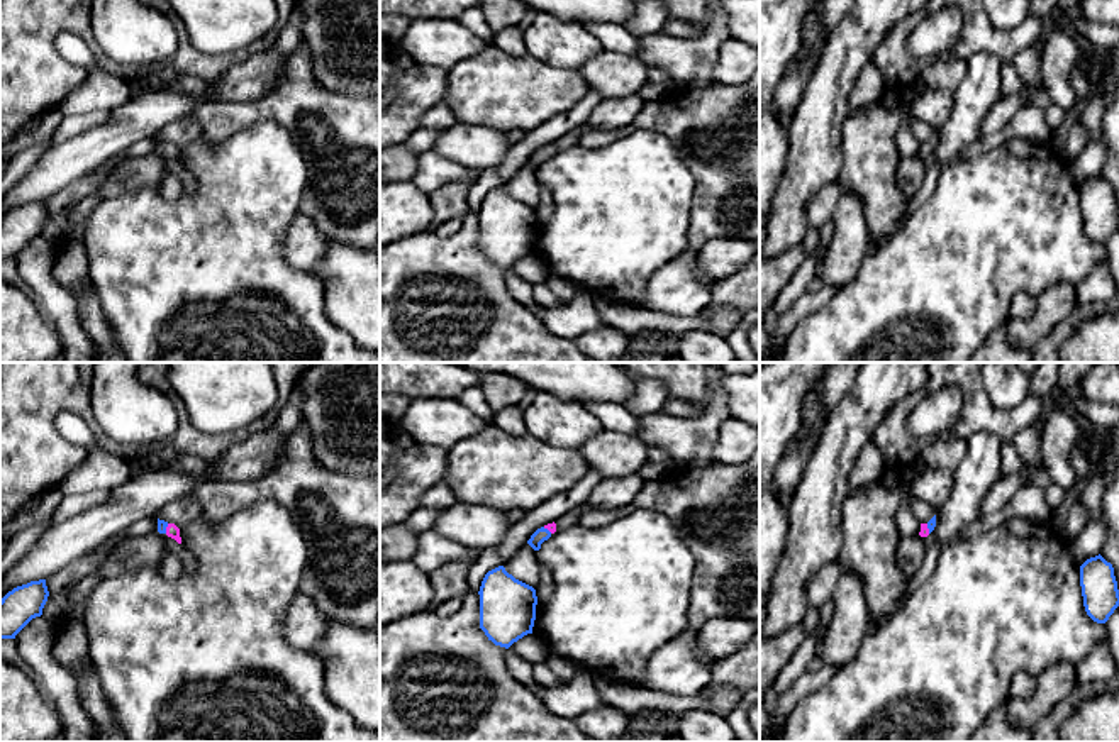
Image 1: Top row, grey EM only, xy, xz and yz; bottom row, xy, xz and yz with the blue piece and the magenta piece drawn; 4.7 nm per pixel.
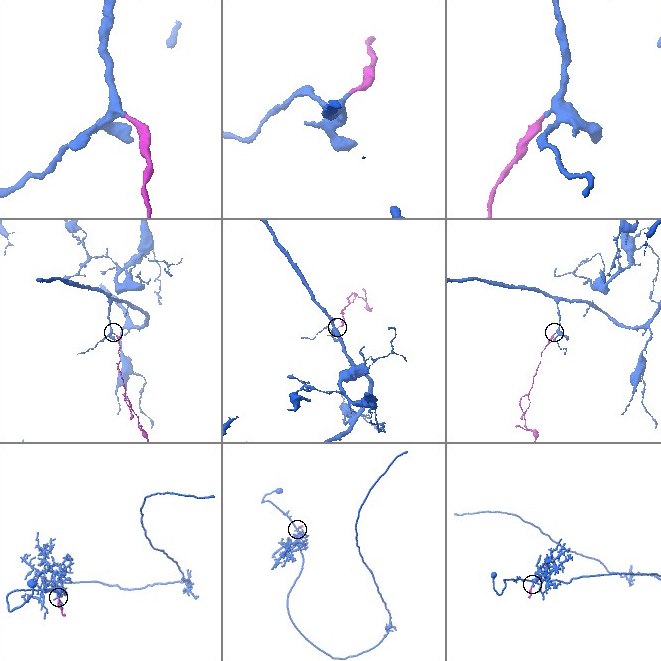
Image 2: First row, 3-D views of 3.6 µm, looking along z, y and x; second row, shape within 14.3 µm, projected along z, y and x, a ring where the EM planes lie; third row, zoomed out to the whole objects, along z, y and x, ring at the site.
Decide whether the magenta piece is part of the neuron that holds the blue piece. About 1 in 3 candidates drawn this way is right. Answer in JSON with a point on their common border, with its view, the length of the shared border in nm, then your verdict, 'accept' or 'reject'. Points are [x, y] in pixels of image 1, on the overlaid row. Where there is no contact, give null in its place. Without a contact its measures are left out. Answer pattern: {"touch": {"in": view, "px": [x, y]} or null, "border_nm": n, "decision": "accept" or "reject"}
{"touch": {"in": "xy", "px": [165, 529]}, "border_nm": 50, "decision": "accept"}

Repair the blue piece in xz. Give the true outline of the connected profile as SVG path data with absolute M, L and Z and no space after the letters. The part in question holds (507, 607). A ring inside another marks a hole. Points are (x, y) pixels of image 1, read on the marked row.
M498 566L488 571L480 586L480 628L495 645L509 649L532 634L536 590Z

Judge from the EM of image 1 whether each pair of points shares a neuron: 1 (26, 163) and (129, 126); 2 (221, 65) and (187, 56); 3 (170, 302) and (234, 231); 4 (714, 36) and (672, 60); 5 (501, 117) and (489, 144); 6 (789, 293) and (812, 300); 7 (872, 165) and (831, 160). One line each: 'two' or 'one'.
1: two
2: one
3: one
4: one
5: two
6: two
7: two

